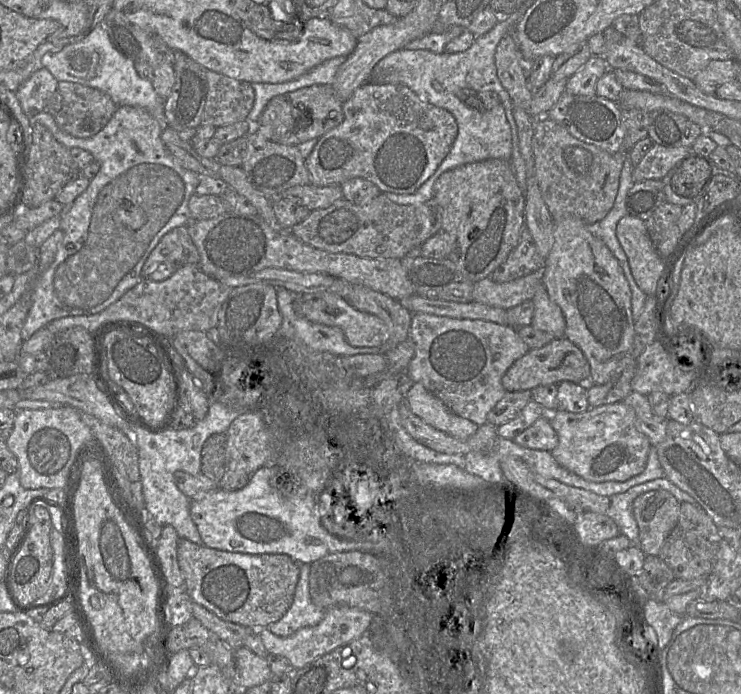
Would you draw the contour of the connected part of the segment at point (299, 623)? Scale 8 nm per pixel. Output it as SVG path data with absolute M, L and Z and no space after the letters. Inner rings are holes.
M298 564L300 574L292 604L280 620L267 626L270 632L279 637L288 637L302 628L315 626L321 622L324 616L325 610L317 607L310 597L310 564Z

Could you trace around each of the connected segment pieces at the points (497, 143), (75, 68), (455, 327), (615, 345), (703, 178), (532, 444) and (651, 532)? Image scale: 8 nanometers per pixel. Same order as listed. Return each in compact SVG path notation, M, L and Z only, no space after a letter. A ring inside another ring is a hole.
M517 10L501 17L490 31L476 38L471 47L464 52L436 54L427 50L401 49L386 55L374 66L367 82L403 84L423 102L450 112L458 127L457 136L448 154L435 172L412 194L384 193L389 200L400 205L424 204L432 199L434 183L445 171L487 159L510 160L512 153L510 125L497 96L492 92L486 92L485 80L487 80L486 71L491 69L491 61L495 61L497 45L508 33L513 33L518 21ZM433 81L441 85L441 92L433 88Z
M97 25L81 41L67 45L59 52L44 54L42 64L58 82L69 81L102 90L118 107L126 105L146 109L162 129L168 127L164 99L156 93L149 80L137 73L134 61L114 47L102 25Z
M427 313L412 315L408 339L414 346L414 355L406 373L413 382L421 383L438 397L453 413L478 426L487 422L487 414L506 394L502 377L508 368L530 349L523 342L517 328L480 319L458 319Z
M568 217L563 220L554 221L554 243L549 251L547 257L545 258L544 267L542 268L542 284L544 285L549 298L559 306L565 319L565 333L564 336L570 340L572 343L577 345L584 353L586 359L590 364L590 377L589 383L602 385L609 382L614 376L620 374L621 371L630 363L636 362L632 358L632 348L634 343L635 334L635 320L632 315L631 299L632 293L626 279L623 269L612 254L610 249L605 245L605 243L594 236L591 232L587 230L586 224L574 217Z
M692 157L679 166L671 179L671 187L677 195L693 198L703 191L711 174L709 158Z
M549 414L538 418L531 426L520 432L513 441L525 448L552 451L559 442Z
M651 490L635 498L632 511L639 529L639 547L646 556L658 556L677 524L680 502L666 490Z

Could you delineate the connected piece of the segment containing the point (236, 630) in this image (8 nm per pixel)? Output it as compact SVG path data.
M191 602L191 614L232 650L244 646L246 637L253 632L250 628L240 624L222 620L195 602Z

